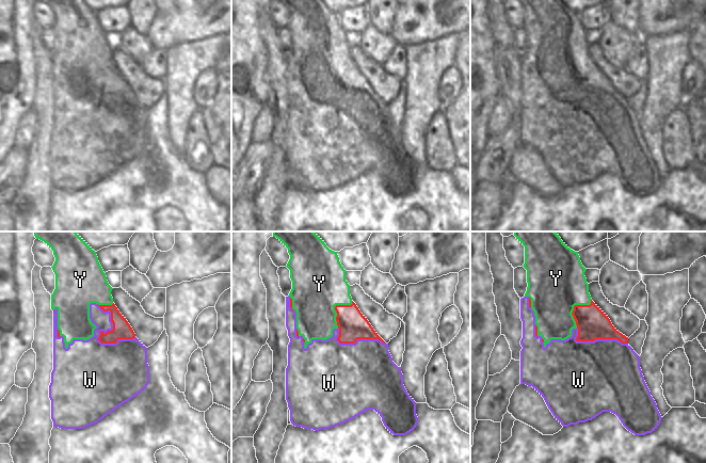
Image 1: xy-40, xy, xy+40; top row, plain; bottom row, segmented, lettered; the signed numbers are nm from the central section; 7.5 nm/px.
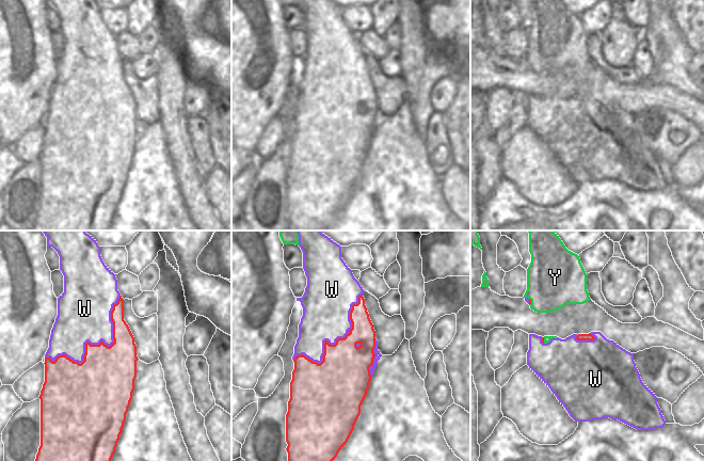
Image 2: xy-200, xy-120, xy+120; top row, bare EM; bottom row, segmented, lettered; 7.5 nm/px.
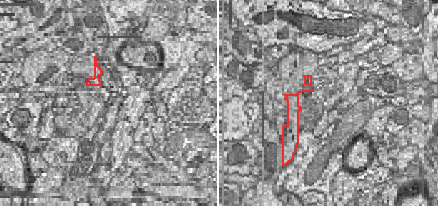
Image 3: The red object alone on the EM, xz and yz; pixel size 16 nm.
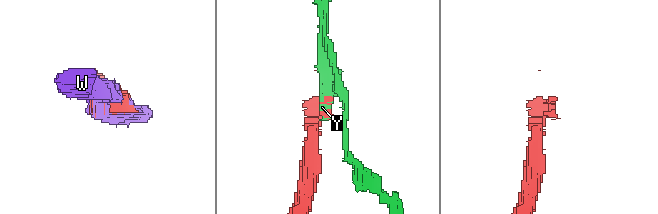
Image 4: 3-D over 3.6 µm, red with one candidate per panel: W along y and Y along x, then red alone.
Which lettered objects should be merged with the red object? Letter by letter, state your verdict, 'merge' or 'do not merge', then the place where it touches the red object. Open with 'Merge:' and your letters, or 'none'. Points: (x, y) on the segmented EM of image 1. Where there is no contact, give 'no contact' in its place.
Merge: W
W: merge | xy-40 (100, 333)
Y: do not merge | xy+40 (574, 307)

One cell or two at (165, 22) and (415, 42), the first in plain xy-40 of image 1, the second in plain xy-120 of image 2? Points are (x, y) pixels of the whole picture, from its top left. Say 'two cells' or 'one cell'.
two cells

